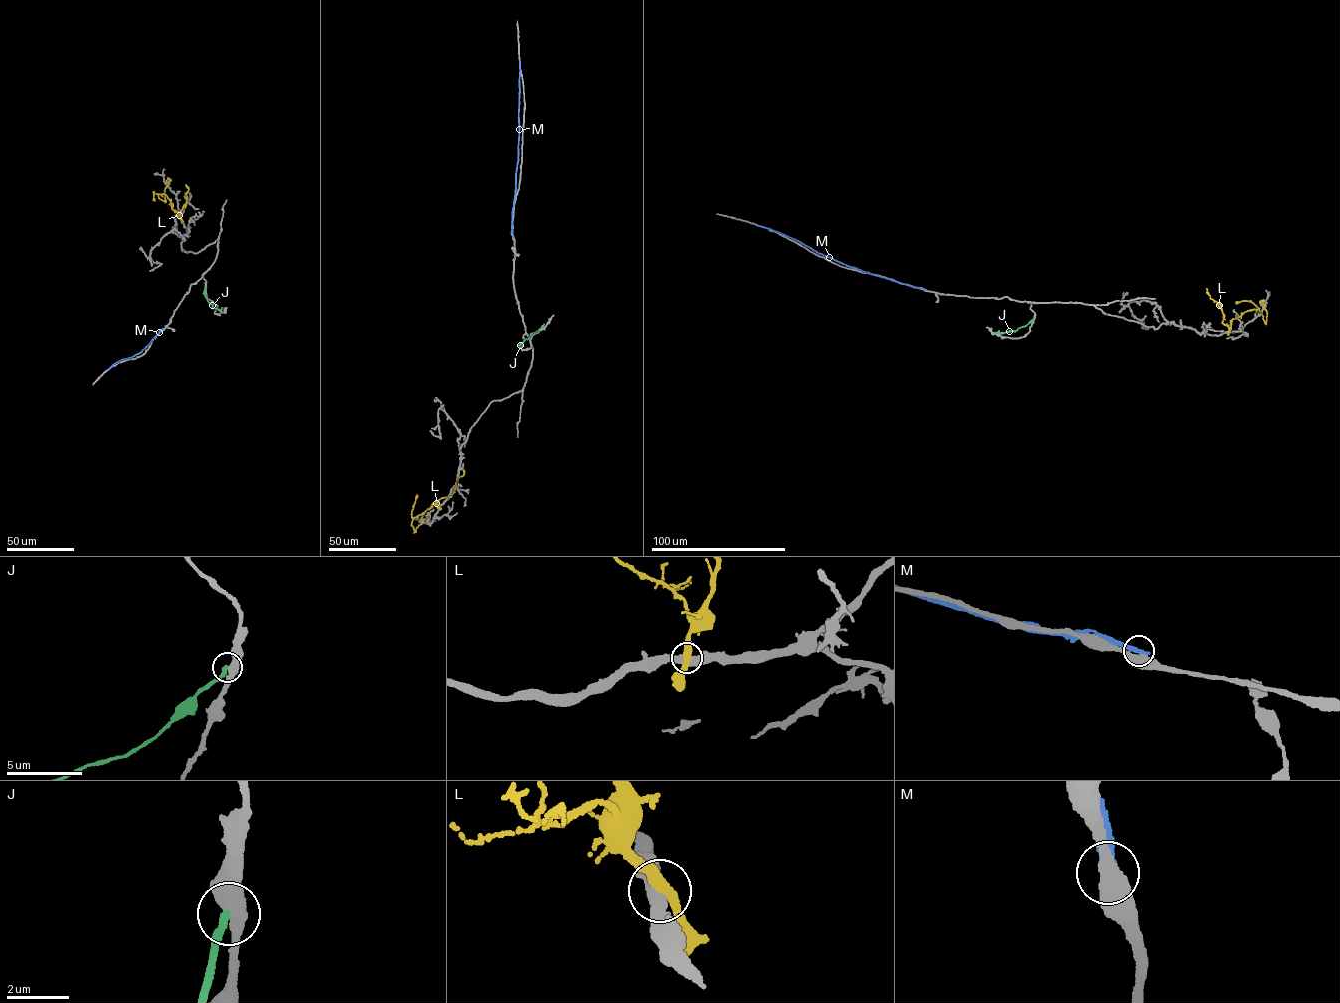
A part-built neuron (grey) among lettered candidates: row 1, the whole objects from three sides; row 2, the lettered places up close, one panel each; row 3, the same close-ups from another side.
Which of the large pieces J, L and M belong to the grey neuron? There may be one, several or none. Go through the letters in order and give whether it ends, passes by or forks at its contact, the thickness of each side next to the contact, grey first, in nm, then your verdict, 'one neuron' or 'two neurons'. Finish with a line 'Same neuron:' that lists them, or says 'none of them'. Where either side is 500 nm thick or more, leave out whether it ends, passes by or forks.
J: it ends there; 480 nm thick on the grey side, 240 nm on the other; two neurons
L: it passes by; 480 nm thick on the grey side, 400 nm on the other; two neurons
M: 550 nm thick on the grey side, 280 nm on the other; two neurons
Same neuron: none of them

